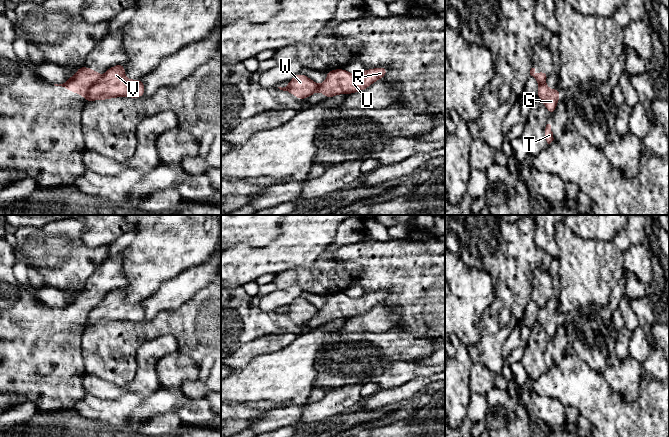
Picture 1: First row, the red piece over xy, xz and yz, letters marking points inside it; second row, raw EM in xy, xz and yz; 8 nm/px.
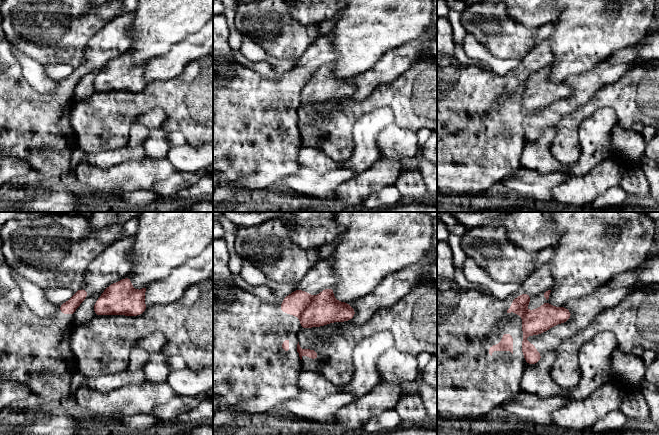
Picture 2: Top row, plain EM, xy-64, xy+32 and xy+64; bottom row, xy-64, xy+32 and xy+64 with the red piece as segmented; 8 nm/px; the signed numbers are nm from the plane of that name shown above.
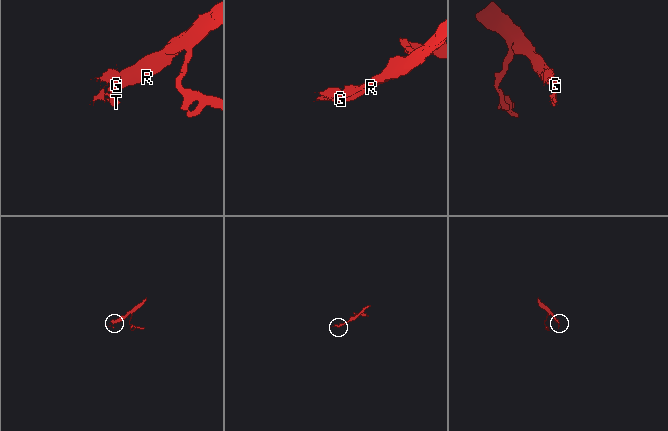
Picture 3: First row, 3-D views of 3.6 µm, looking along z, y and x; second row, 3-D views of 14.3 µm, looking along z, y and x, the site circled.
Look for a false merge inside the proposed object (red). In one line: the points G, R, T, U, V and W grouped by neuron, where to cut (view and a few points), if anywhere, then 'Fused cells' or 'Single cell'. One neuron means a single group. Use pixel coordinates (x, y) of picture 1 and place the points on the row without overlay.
Groups: G R U V / T W. Split along xy (100, 301), (89, 313), (85, 321). Fused cells

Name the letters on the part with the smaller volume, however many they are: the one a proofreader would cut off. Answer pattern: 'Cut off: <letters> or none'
Cut off: T, W

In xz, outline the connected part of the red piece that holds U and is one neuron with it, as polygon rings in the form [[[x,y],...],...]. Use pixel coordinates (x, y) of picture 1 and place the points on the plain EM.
[[[377,291],[352,298],[343,293],[327,295],[326,304],[318,309],[317,315],[328,323],[339,318],[352,318],[368,312],[375,305],[385,301],[386,291]]]

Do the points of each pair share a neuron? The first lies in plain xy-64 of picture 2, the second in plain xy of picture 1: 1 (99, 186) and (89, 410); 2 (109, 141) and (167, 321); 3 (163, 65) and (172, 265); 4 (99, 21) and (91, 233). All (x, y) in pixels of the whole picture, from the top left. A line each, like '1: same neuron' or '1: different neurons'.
1: same neuron
2: same neuron
3: different neurons
4: different neurons

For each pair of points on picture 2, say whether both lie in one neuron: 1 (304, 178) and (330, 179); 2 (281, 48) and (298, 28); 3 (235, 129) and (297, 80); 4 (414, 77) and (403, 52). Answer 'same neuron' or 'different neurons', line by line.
1: same neuron
2: same neuron
3: same neuron
4: different neurons

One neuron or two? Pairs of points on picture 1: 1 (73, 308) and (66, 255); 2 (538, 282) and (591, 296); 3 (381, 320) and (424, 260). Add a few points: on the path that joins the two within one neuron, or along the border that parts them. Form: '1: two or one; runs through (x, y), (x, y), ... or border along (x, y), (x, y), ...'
1: two; border along (93, 272), (86, 279), (84, 287), (78, 291)
2: two; border along (558, 279), (560, 288)
3: two; border along (382, 302), (401, 308), (401, 318), (396, 326)

